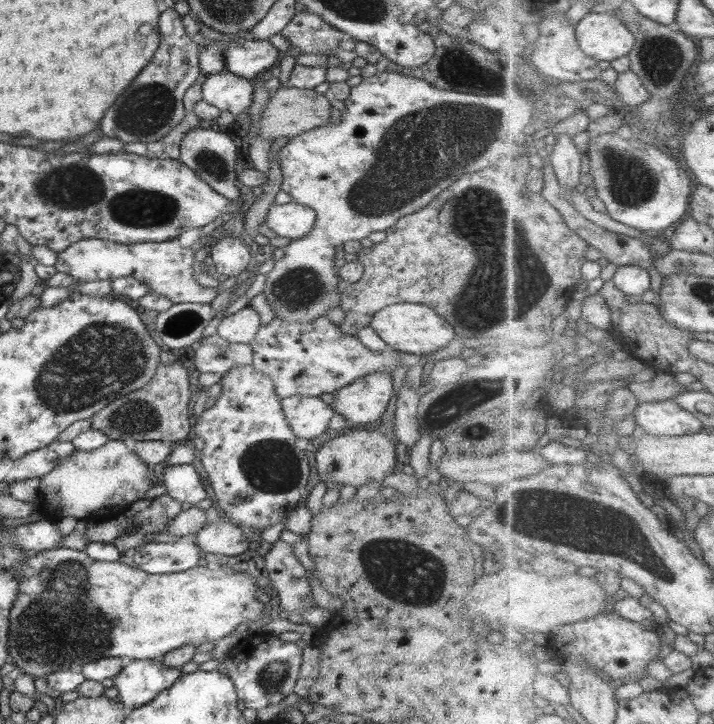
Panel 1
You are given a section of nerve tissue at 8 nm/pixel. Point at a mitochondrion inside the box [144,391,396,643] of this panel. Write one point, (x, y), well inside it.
(270, 465)

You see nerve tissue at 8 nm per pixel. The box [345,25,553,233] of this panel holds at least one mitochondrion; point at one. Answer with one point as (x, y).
(462, 73)

